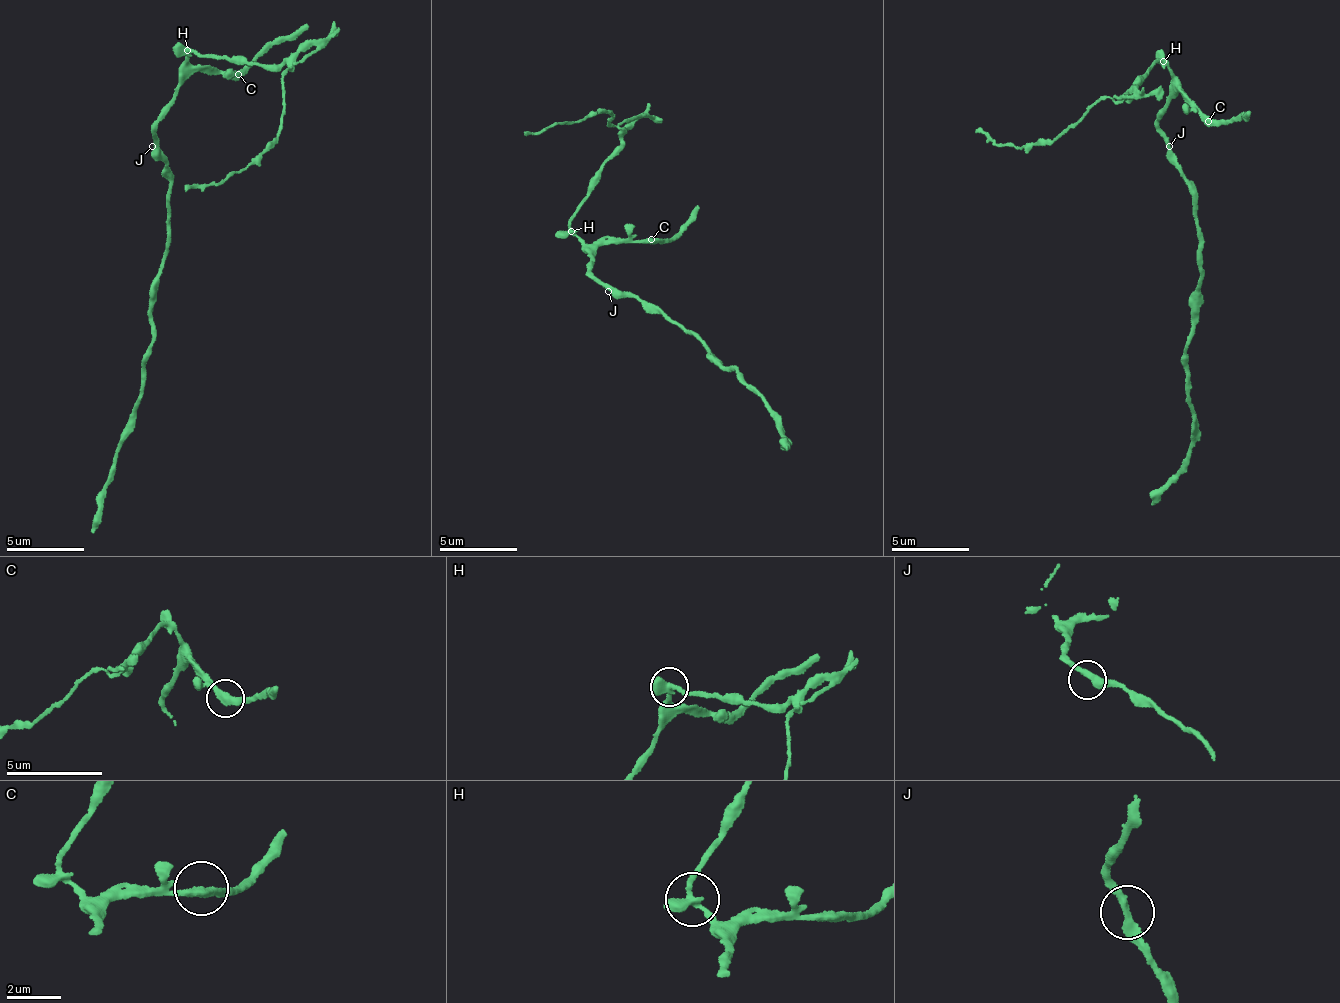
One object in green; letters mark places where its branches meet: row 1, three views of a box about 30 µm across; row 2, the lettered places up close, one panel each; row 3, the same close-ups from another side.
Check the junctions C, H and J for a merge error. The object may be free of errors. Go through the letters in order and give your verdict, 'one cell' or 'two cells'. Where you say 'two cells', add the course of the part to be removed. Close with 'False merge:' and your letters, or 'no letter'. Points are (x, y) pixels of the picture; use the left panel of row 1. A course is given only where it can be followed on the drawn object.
C: one cell
H: two cells; course (188, 51), (198, 57), (291, 66), (284, 73), (273, 142), (243, 169), (184, 192)
J: one cell
False merge: H

